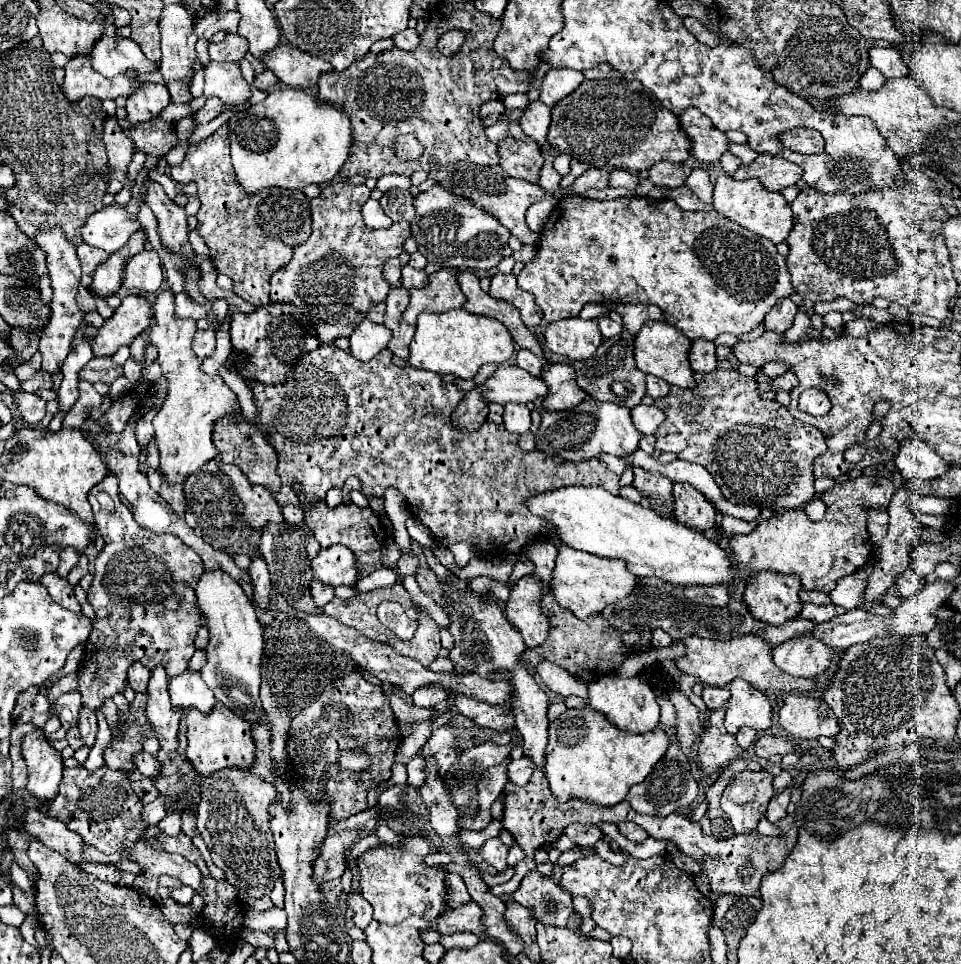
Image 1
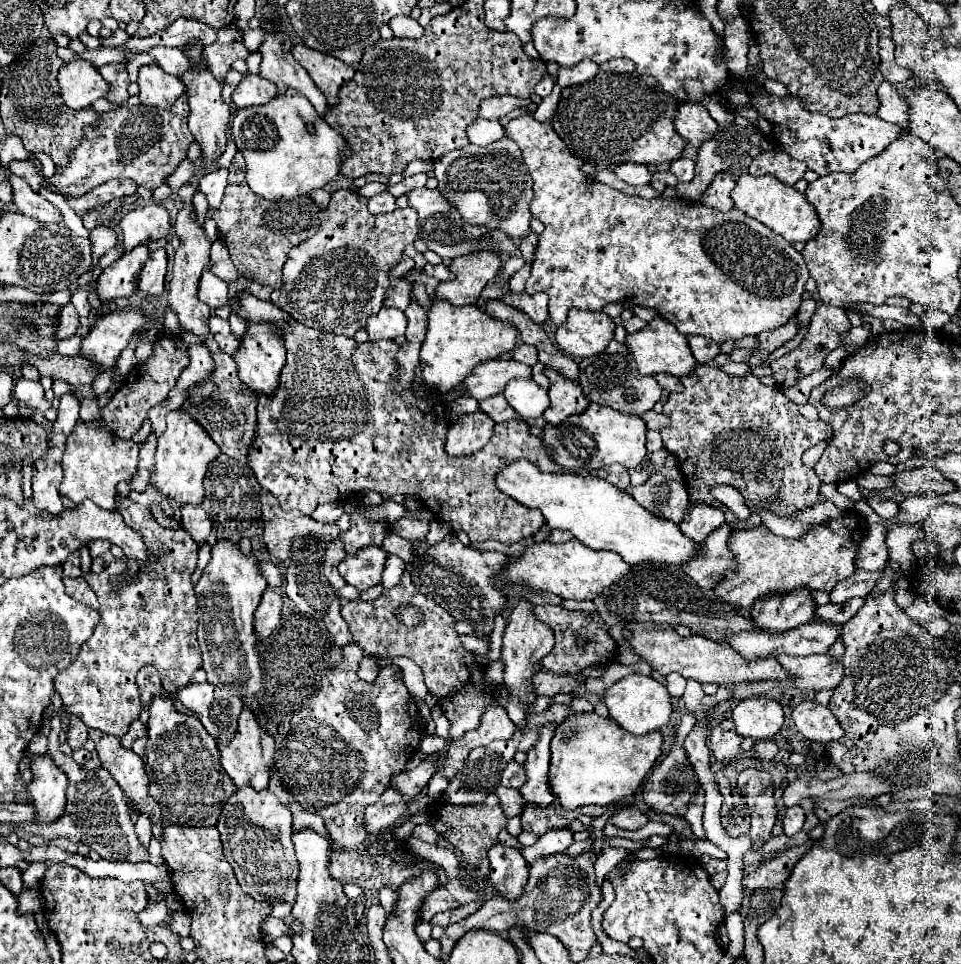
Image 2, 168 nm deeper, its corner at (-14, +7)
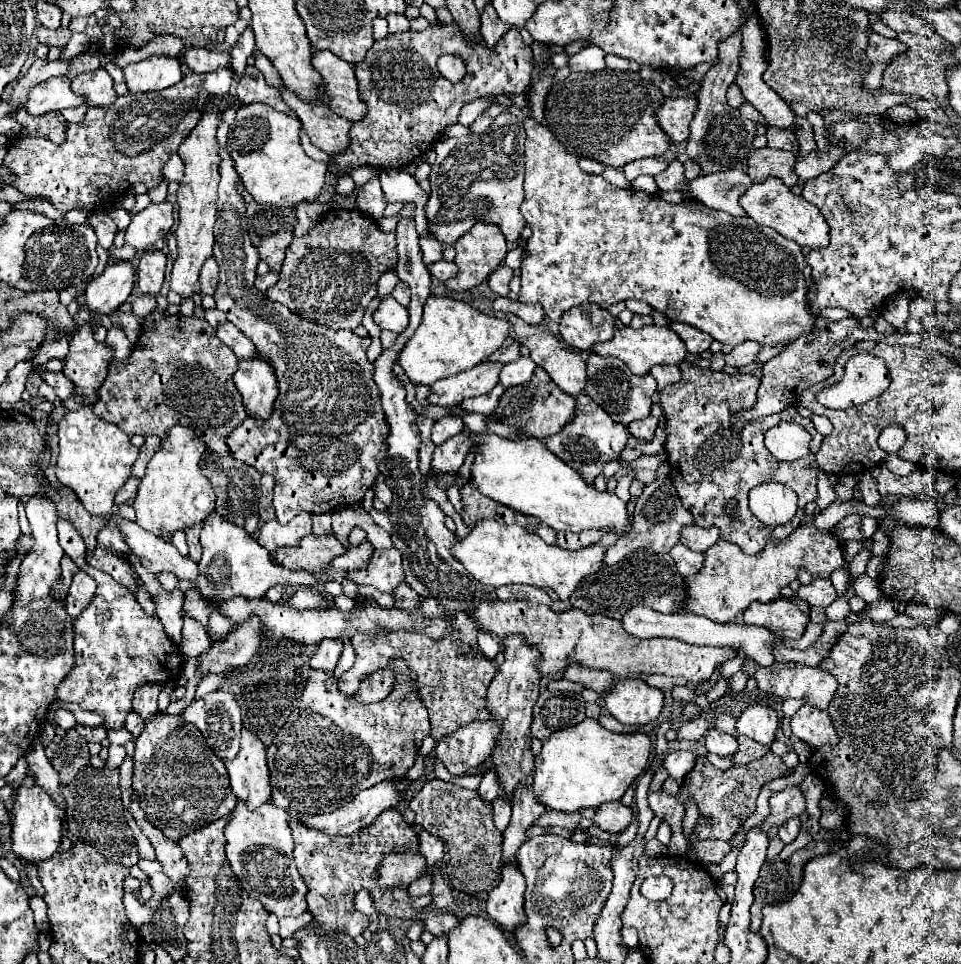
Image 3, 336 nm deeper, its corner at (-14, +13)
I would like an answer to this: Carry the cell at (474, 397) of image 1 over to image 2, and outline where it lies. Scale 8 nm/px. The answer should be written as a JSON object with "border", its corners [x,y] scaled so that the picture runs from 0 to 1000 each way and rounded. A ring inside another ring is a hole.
{"border":[[[502,426],[481,430],[464,451],[464,470],[470,474],[483,474],[499,468],[512,453],[514,437]]]}

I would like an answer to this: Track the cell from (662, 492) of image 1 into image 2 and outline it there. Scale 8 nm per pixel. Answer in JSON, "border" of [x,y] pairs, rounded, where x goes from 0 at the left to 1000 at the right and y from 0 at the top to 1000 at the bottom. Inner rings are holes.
{"border":[[[681,493],[674,497],[674,501],[658,505],[656,513],[660,516],[660,520],[664,520],[664,524],[674,528],[678,534],[695,538],[703,545],[710,543],[710,536],[714,534],[718,524],[714,505],[689,493]]]}

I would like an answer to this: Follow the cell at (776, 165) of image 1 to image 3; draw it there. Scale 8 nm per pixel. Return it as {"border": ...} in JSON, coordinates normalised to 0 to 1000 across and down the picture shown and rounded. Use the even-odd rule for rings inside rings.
{"border":[[[801,152],[785,155],[778,165],[778,182],[785,190],[797,184],[810,184],[824,194],[830,188],[830,182],[826,182],[826,167],[828,161],[822,157],[810,157]]]}

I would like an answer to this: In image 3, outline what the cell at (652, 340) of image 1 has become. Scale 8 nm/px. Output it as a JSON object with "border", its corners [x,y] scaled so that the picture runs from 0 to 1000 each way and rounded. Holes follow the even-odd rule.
{"border":[[[670,337],[668,341],[658,341],[658,339],[645,339],[639,343],[639,350],[629,356],[620,356],[616,360],[618,366],[631,368],[631,370],[645,370],[660,389],[672,389],[681,379],[706,379],[714,370],[714,360],[706,345],[697,343],[697,337]]]}

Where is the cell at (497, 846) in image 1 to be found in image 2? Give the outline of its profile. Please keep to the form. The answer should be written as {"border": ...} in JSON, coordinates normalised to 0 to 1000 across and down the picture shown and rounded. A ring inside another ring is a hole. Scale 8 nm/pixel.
{"border":[[[522,874],[514,877],[508,885],[510,891],[510,916],[529,935],[537,935],[549,912],[549,895],[537,879]]]}

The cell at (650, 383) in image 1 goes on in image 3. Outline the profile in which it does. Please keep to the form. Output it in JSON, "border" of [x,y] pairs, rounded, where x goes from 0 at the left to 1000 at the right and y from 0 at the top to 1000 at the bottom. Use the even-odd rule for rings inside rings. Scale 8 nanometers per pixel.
{"border":[[[683,379],[681,383],[676,383],[676,389],[685,395],[685,404],[691,404],[699,397],[706,397],[708,383],[706,379]]]}

